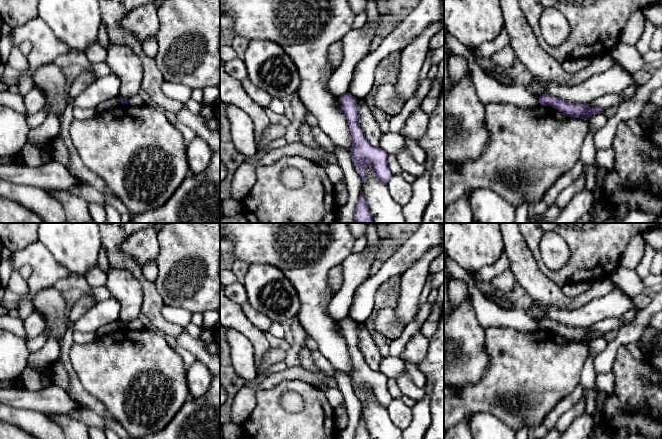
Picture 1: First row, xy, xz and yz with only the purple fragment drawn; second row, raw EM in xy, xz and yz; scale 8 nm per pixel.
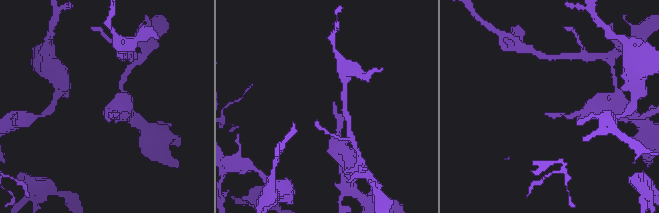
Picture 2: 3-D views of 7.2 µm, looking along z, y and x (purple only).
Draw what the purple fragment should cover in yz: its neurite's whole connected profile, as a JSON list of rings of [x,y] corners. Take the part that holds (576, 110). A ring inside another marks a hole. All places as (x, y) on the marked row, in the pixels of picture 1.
[[[546,93],[539,97],[539,103],[542,106],[551,106],[556,108],[567,116],[585,120],[588,120],[594,115],[603,113],[604,110],[600,108],[591,108],[589,104],[568,103]]]

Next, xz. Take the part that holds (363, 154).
[[[346,93],[339,98],[339,101],[345,113],[352,139],[350,156],[361,180],[365,180],[366,167],[369,166],[377,179],[387,185],[392,177],[387,165],[388,154],[382,148],[372,146],[365,138],[359,125],[357,98]]]

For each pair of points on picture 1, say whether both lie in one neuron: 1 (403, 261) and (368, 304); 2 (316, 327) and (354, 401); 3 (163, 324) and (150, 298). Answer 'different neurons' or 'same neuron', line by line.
1: same neuron
2: different neurons
3: same neuron

